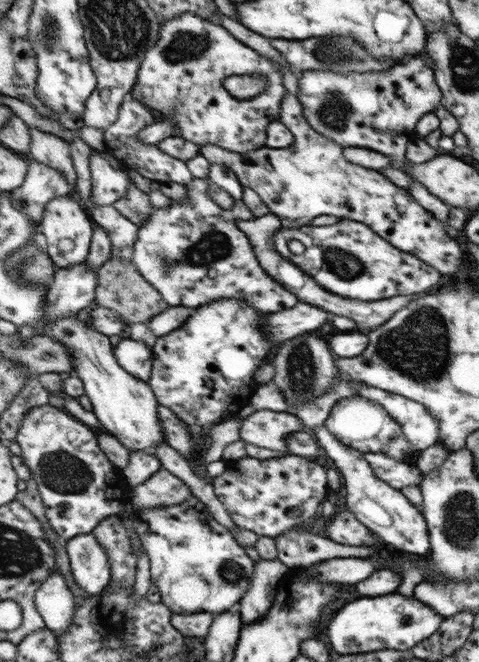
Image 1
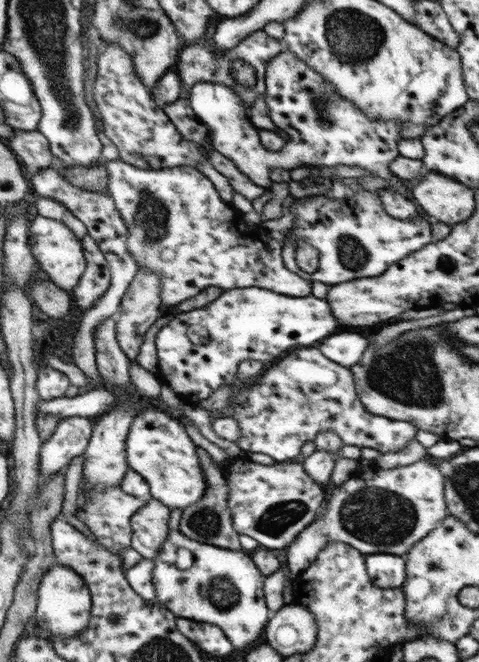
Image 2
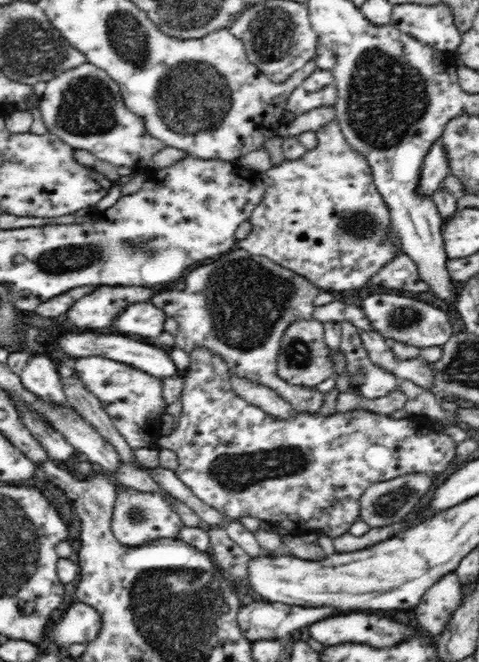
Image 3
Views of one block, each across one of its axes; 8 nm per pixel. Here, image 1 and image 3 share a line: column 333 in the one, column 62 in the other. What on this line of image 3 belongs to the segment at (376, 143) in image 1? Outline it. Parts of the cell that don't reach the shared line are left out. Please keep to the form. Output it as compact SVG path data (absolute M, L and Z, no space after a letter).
M86 62L76 68L71 68L60 73L60 76L56 76L54 80L46 82L46 88L38 100L37 109L39 119L48 133L57 136L73 150L87 150L96 159L106 160L116 167L128 166L135 170L144 170L152 156L164 147L159 140L152 138L146 132L144 121L126 108L116 82L92 63Z

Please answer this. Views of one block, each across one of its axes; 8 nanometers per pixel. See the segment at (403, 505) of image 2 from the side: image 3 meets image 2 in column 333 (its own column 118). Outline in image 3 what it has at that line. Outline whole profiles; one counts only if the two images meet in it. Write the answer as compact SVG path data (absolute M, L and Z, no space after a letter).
M130 487L117 488L112 505L110 526L116 540L129 547L139 547L160 539L178 539L185 524L174 508L174 499L168 491L143 491Z

